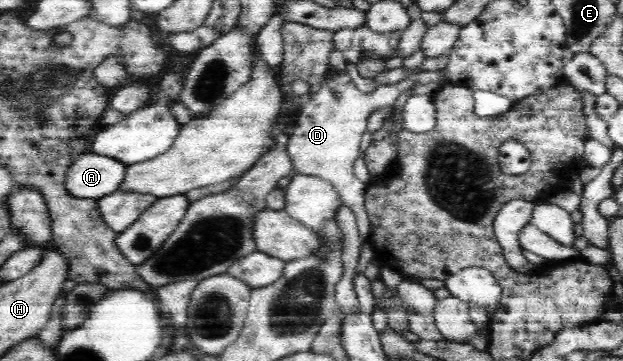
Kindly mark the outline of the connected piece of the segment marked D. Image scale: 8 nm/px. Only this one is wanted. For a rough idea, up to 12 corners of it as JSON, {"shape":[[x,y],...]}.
{"shape":[[332,68],[308,95],[287,144],[293,171],[330,182],[368,241],[369,184],[354,175],[366,120],[418,84],[418,71],[373,93]]}

